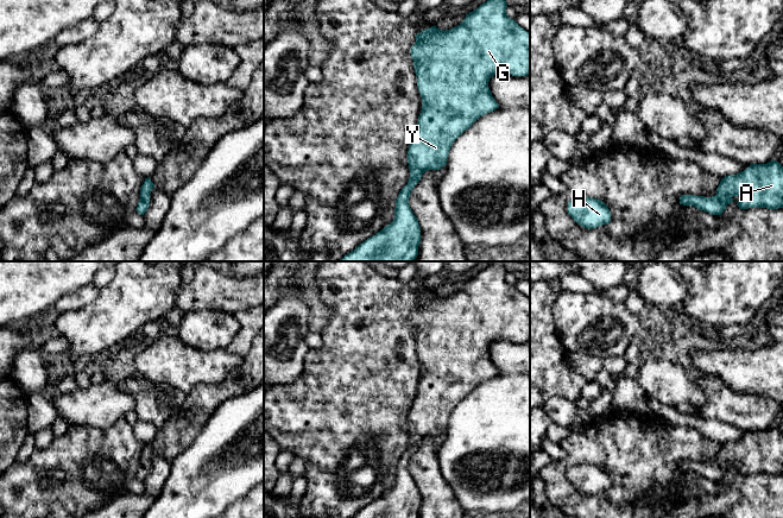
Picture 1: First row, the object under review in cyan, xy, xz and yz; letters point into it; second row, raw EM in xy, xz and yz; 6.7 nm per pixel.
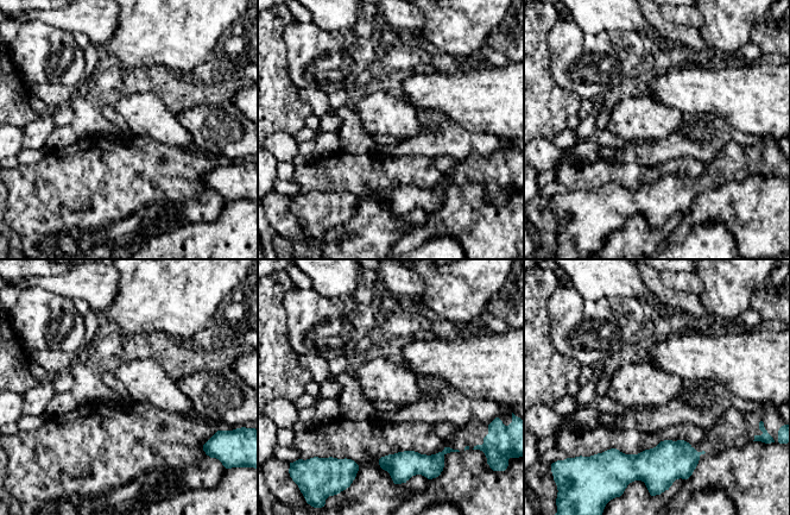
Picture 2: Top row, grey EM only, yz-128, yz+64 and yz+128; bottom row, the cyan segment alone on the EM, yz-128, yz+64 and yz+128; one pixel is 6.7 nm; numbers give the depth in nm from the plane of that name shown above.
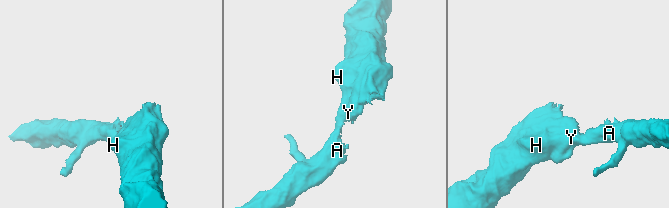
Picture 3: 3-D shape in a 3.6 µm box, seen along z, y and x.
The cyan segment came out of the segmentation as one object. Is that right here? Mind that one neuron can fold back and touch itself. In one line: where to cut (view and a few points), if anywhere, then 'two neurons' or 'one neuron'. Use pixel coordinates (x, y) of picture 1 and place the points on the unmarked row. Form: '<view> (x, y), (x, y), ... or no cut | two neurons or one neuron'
no cut | one neuron

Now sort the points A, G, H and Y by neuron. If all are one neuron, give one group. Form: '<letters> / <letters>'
A G H Y

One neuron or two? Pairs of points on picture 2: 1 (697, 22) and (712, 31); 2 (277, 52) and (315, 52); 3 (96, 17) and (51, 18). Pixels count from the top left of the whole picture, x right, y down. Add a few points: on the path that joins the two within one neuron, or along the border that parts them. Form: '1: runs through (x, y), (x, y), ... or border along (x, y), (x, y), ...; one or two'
1: border along (700, 12), (702, 25), (699, 29); two
2: border along (288, 25), (283, 42), (288, 76), (291, 80); two
3: runs through (86, 17), (62, 18); one

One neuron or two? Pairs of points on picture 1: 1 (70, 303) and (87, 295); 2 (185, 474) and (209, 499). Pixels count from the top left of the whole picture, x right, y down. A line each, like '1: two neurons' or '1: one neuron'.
1: one neuron
2: one neuron

